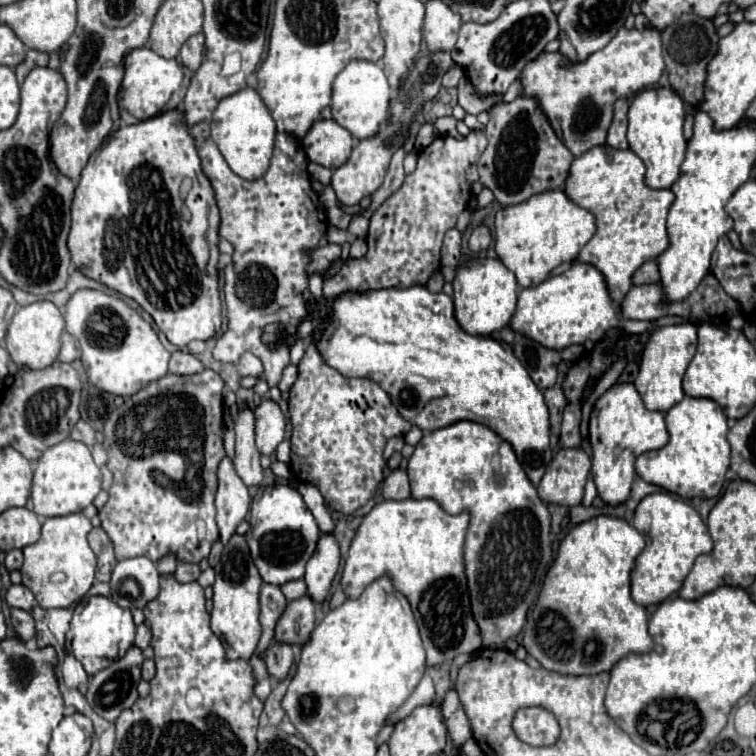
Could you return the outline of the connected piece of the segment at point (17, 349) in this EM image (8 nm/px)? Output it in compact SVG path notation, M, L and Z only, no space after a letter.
M34 302L28 306L22 306L6 332L6 350L12 356L12 360L20 368L48 368L60 352L60 334L64 330L64 318L60 310L52 302Z

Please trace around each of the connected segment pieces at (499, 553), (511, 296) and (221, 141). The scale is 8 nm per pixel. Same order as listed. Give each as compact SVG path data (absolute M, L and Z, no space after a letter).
M460 420L458 424L450 424L446 428L440 428L440 430L434 430L430 434L426 434L416 444L416 450L408 460L408 476L410 476L412 498L434 498L448 514L460 514L462 510L470 510L470 526L468 526L468 536L466 536L466 544L464 544L464 560L466 560L466 576L468 576L472 612L474 612L474 618L476 618L478 628L482 632L482 646L486 646L486 648L504 648L504 642L508 638L520 634L520 630L526 622L528 608L534 604L534 600L538 596L538 590L540 590L540 582L546 574L548 562L552 560L552 554L550 554L550 512L548 512L546 504L538 498L536 488L532 486L526 472L518 464L518 458L514 456L514 448L510 448L510 444L506 444L506 440L502 440L496 432L490 432L490 428L486 428L484 424L470 422L470 420Z
M498 258L470 260L468 264L458 268L458 274L456 274L452 286L454 286L454 306L456 306L454 316L466 332L478 334L478 336L488 336L510 324L510 320L516 312L520 286L518 286L514 272L510 272L502 264L502 260L498 260Z
M244 88L228 98L224 98L212 116L212 140L226 158L232 172L240 178L258 180L264 176L274 150L276 124L264 106L260 94L254 88Z

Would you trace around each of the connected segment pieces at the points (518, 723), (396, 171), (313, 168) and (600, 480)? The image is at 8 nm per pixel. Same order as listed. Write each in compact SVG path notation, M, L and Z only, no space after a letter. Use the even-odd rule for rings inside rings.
M520 708L512 720L514 734L530 746L550 746L556 744L560 736L558 720L552 712L544 708Z
M400 148L400 150L396 150L394 156L392 156L390 170L388 170L388 174L386 174L384 184L372 194L372 204L370 204L370 208L368 208L366 212L362 212L366 218L368 218L392 192L396 192L396 190L402 186L402 182L404 182L404 178L406 178L406 172L404 172L404 168L402 168L402 160L404 160L404 150Z
M310 162L310 164L308 164L308 172L310 172L310 176L312 176L314 180L318 180L318 182L322 182L322 184L330 184L332 170L328 170L328 168L320 166L320 164L314 164L314 162Z
M620 382L608 388L596 402L590 414L590 442L592 442L592 480L598 496L608 504L626 502L636 470L634 462L648 450L658 450L668 442L664 412L648 410L632 382Z

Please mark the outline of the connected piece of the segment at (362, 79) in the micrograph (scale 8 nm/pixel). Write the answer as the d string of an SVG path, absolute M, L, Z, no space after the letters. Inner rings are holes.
M352 60L334 80L332 104L330 104L332 118L358 140L370 138L380 130L380 126L388 118L388 102L390 102L390 84L386 80L386 74L376 62Z

